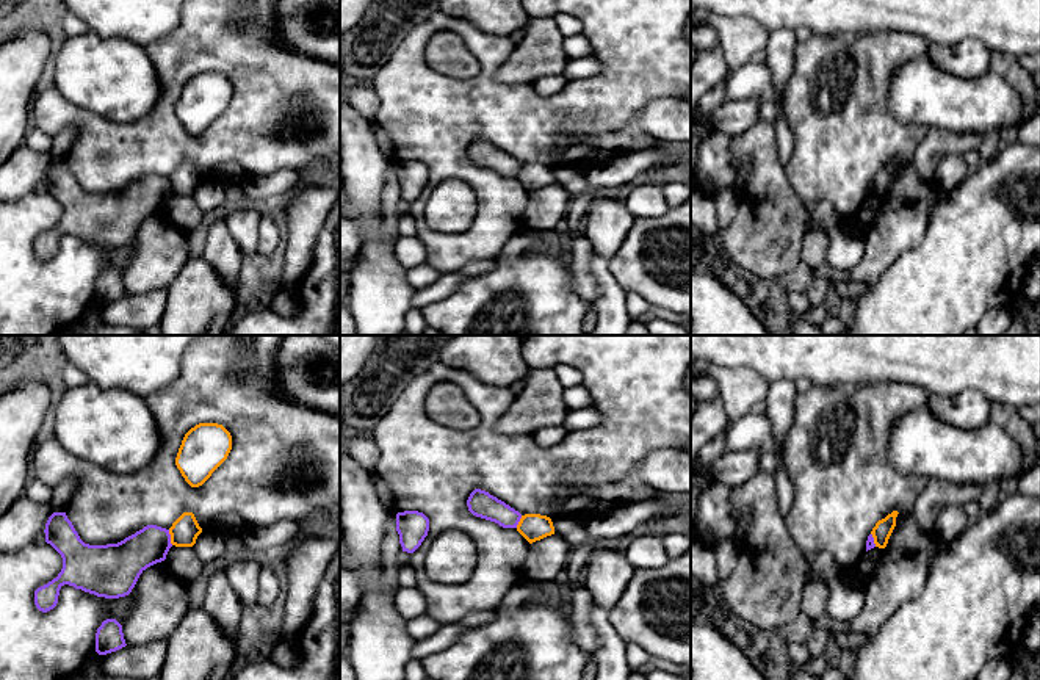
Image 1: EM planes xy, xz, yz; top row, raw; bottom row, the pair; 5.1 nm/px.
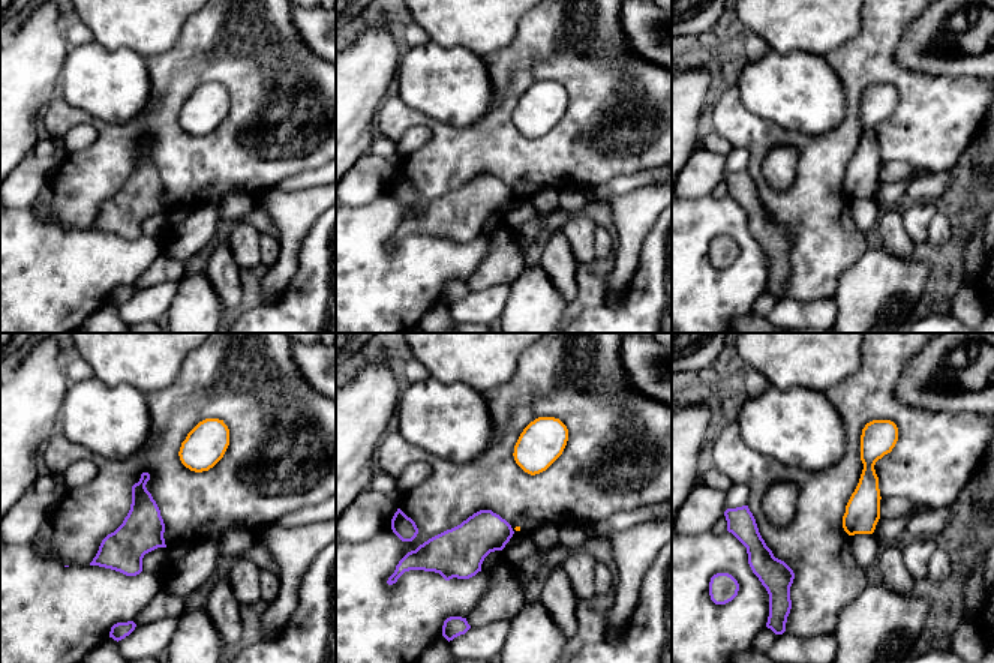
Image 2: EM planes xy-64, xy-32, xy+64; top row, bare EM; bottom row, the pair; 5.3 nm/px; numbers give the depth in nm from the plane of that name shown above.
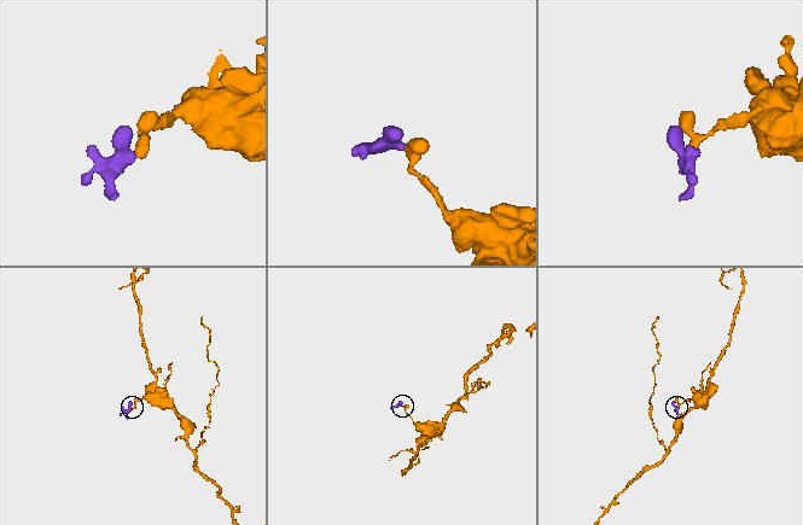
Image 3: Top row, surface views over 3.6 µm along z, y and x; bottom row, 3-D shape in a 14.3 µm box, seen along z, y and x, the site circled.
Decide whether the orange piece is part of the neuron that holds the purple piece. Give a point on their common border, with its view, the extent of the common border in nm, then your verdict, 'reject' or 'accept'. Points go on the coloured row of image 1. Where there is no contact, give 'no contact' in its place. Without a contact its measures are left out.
xy (169, 538) | 80 nm | reject

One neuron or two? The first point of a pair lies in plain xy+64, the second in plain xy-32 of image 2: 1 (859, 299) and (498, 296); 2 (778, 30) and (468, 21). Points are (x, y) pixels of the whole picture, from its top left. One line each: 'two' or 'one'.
1: two
2: one

